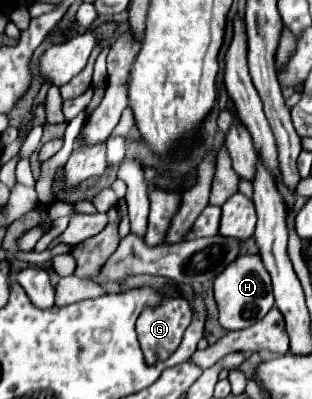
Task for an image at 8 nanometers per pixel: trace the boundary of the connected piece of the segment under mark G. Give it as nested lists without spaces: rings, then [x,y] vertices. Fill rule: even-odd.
[[[183,298],[165,300],[159,308],[147,308],[137,320],[137,336],[149,364],[167,360],[179,346],[191,322],[191,308]]]

